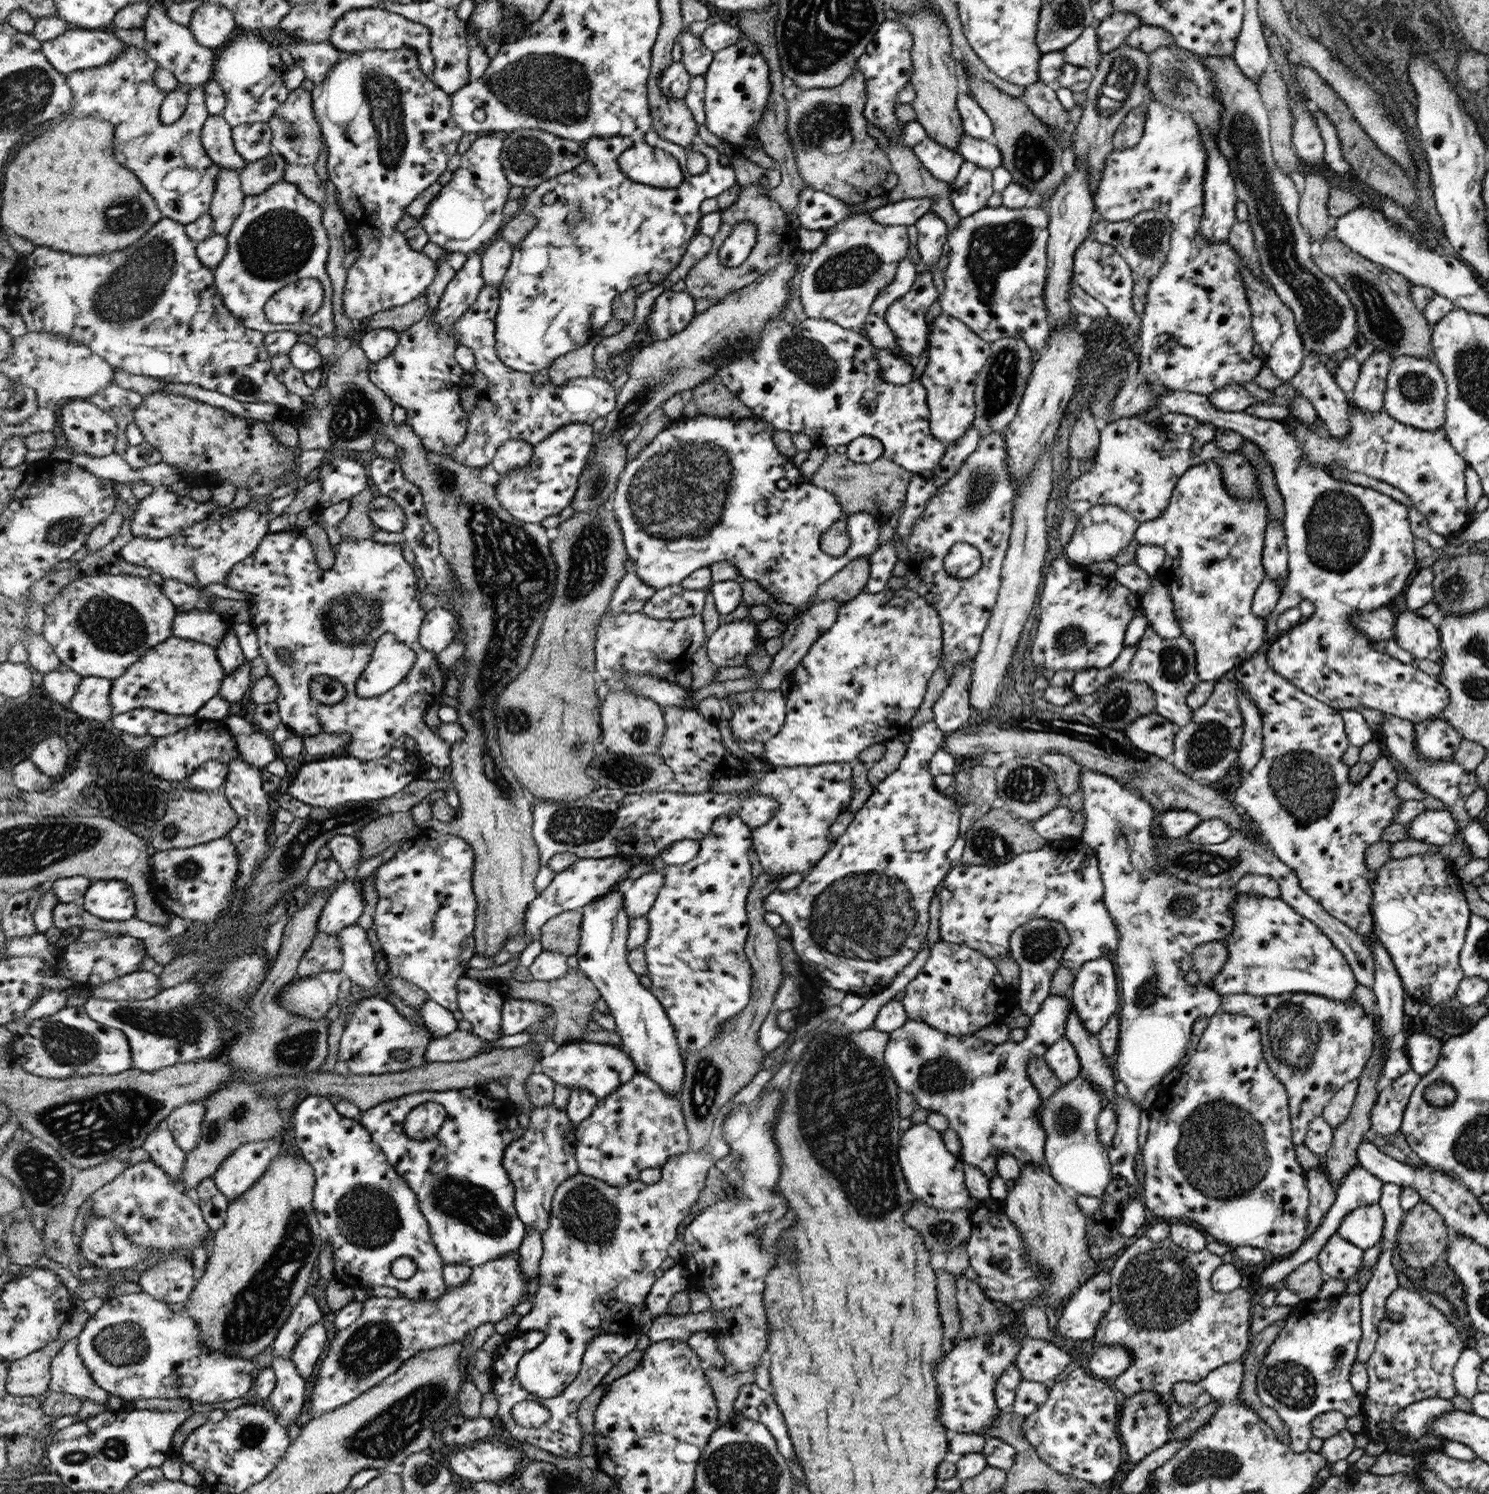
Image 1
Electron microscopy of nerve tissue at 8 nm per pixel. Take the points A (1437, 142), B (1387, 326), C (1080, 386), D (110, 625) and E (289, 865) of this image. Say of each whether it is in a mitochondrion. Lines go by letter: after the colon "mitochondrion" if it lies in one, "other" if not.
A: other
B: mitochondrion
C: other
D: mitochondrion
E: mitochondrion

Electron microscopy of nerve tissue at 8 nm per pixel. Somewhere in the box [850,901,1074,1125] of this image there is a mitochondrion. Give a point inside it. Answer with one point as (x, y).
(941, 1074)

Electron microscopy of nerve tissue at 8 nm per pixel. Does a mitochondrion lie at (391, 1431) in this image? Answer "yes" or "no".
yes

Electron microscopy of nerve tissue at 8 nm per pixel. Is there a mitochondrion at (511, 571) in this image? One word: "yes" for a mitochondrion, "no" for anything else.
yes

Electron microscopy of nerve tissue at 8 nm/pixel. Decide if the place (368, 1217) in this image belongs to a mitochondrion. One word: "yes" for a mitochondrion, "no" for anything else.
yes

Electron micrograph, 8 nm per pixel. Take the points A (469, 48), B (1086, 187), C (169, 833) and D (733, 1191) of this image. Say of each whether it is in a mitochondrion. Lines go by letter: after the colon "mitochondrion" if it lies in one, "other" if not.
A: other
B: other
C: mitochondrion
D: other

